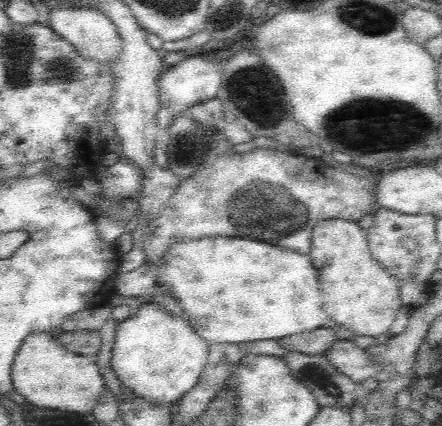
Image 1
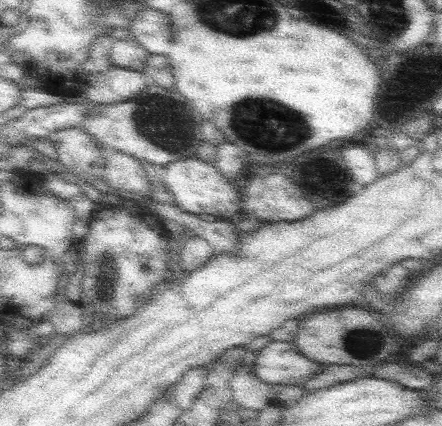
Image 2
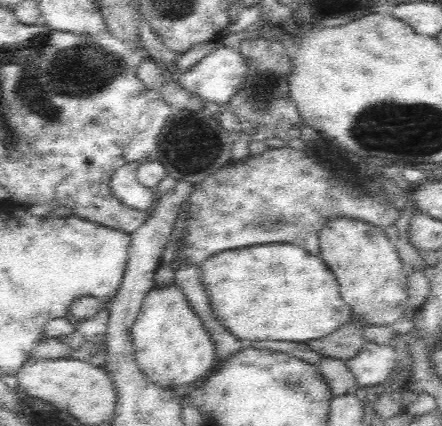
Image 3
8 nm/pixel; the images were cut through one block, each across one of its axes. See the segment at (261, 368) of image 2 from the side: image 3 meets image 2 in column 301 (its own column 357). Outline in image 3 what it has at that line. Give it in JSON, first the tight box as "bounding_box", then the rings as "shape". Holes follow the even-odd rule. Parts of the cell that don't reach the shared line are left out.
{"bounding_box":[346,342,398,388],"shape":[[[366,342],[364,348],[358,352],[358,356],[348,360],[346,364],[352,376],[356,376],[360,388],[388,384],[388,378],[398,368],[394,346],[374,342]]]}

